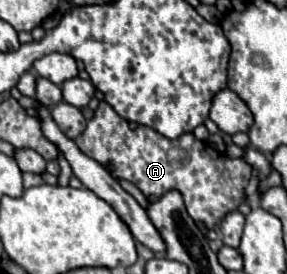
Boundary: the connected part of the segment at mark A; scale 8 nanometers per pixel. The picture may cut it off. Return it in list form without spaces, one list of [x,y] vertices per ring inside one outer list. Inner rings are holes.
[[[106,101],[98,105],[94,119],[88,121],[86,131],[74,141],[88,157],[104,167],[108,165],[114,179],[134,183],[148,201],[158,201],[158,197],[166,195],[170,189],[180,191],[190,217],[196,223],[204,223],[208,229],[244,203],[244,187],[252,175],[252,167],[244,159],[230,159],[208,143],[198,141],[192,133],[184,133],[178,139],[166,139],[144,125],[130,129],[130,123]]]

